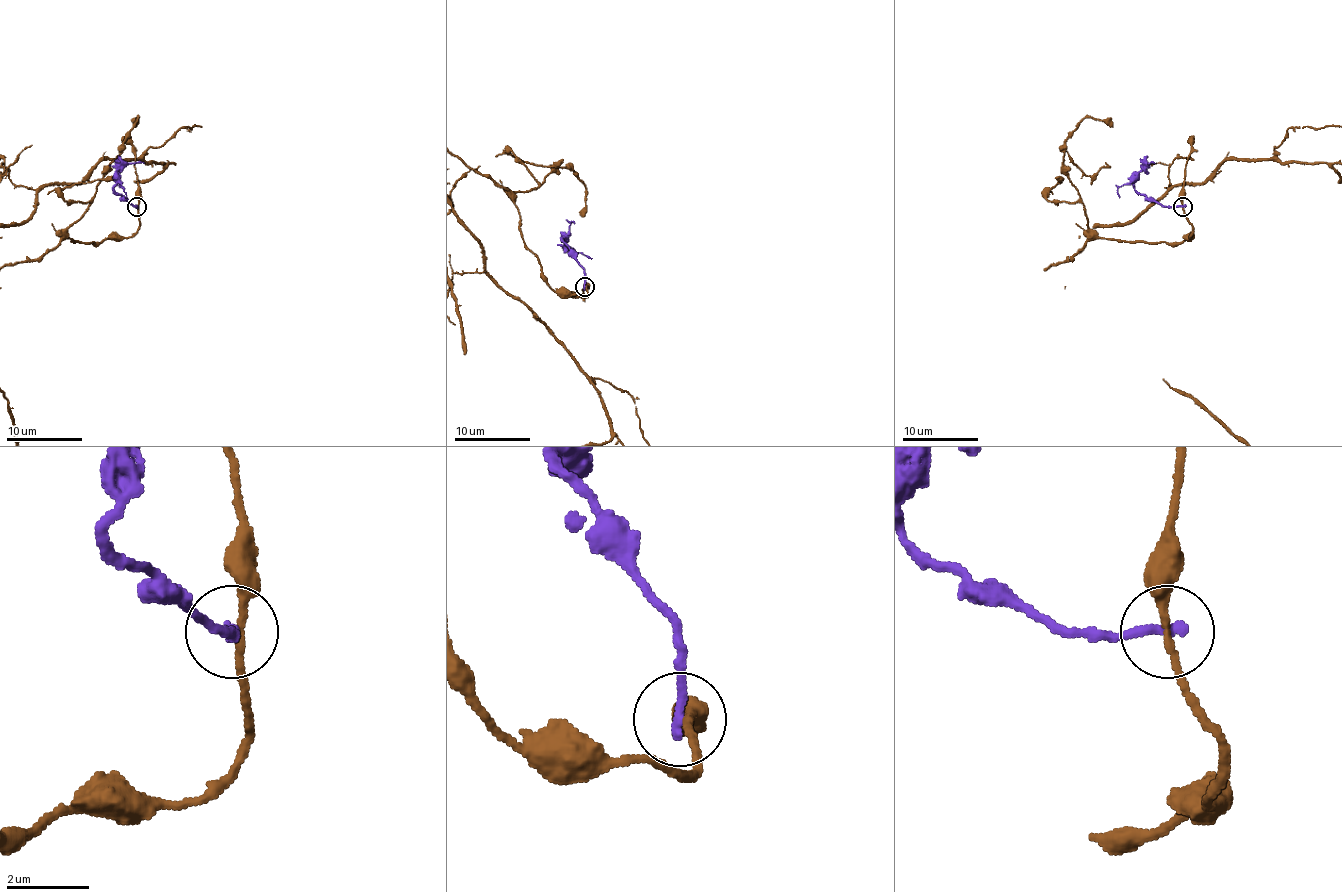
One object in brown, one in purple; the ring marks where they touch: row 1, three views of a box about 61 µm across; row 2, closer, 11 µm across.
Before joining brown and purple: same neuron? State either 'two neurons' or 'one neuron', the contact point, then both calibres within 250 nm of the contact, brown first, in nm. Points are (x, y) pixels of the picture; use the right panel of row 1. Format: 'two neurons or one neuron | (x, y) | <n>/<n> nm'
two neurons | (1182, 206) | 190/260 nm

